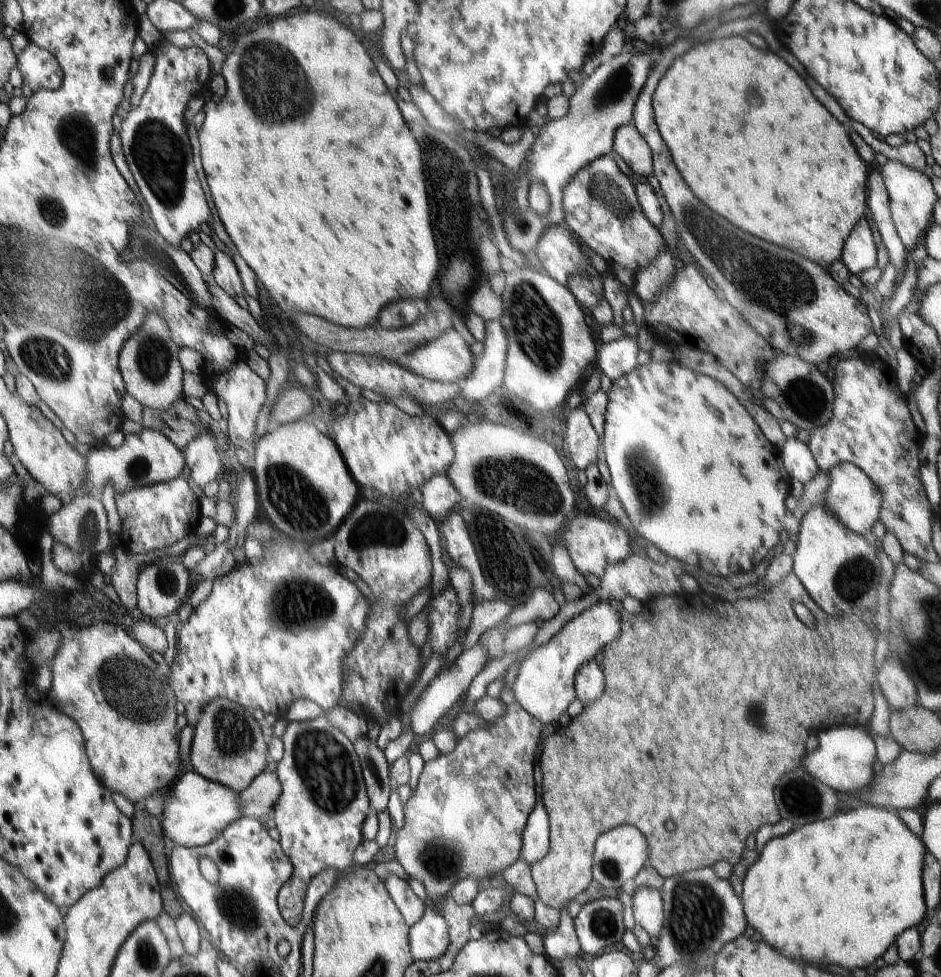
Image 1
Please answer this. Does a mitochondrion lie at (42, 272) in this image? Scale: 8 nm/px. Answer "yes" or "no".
yes

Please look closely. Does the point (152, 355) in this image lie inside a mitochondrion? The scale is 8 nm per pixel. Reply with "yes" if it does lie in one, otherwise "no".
yes

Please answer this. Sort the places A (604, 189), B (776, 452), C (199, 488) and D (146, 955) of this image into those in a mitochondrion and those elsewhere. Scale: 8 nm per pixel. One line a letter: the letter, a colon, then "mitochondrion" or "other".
A: mitochondrion
B: other
C: other
D: mitochondrion

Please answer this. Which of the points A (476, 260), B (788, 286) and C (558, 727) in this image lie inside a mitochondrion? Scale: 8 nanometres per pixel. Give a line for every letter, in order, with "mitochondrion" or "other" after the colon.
A: other
B: mitochondrion
C: other

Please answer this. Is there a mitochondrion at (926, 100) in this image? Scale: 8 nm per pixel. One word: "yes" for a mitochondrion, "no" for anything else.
no

